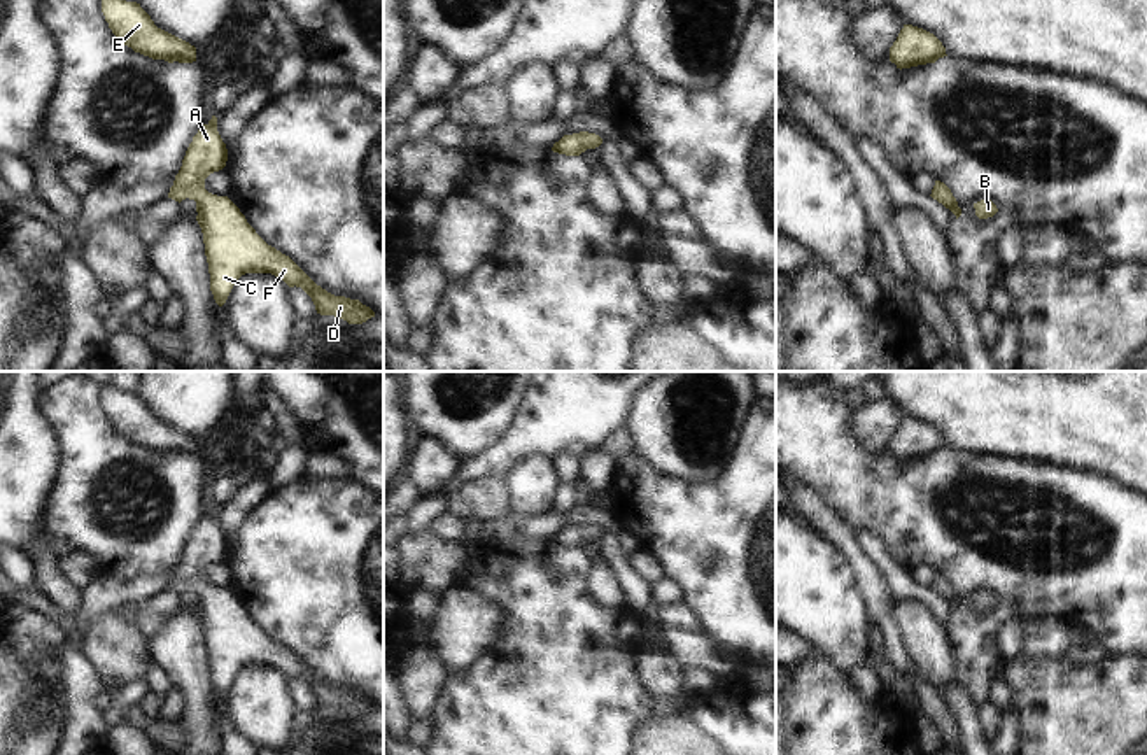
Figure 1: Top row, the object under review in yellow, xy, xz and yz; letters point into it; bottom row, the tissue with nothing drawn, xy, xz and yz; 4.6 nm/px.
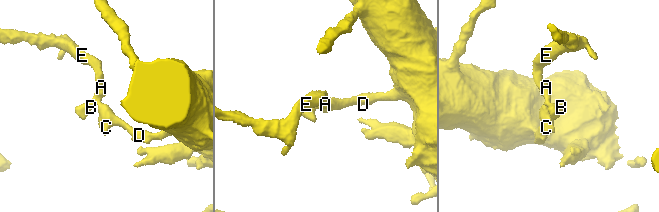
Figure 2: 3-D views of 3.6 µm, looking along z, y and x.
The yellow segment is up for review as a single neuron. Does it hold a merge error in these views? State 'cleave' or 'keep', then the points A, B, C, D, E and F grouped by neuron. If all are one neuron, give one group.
keep; A B C D E F

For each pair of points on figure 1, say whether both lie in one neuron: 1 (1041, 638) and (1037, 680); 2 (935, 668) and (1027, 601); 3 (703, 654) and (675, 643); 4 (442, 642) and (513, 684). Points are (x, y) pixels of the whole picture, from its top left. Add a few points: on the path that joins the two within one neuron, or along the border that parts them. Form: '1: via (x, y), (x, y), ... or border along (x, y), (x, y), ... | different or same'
1: border along (1021, 654), (1030, 659), (1065, 659) | different
2: border along (944, 626), (958, 682) | different
3: via (696, 649), (682, 645) | same
4: border along (503, 631), (473, 663), (450, 675) | different

